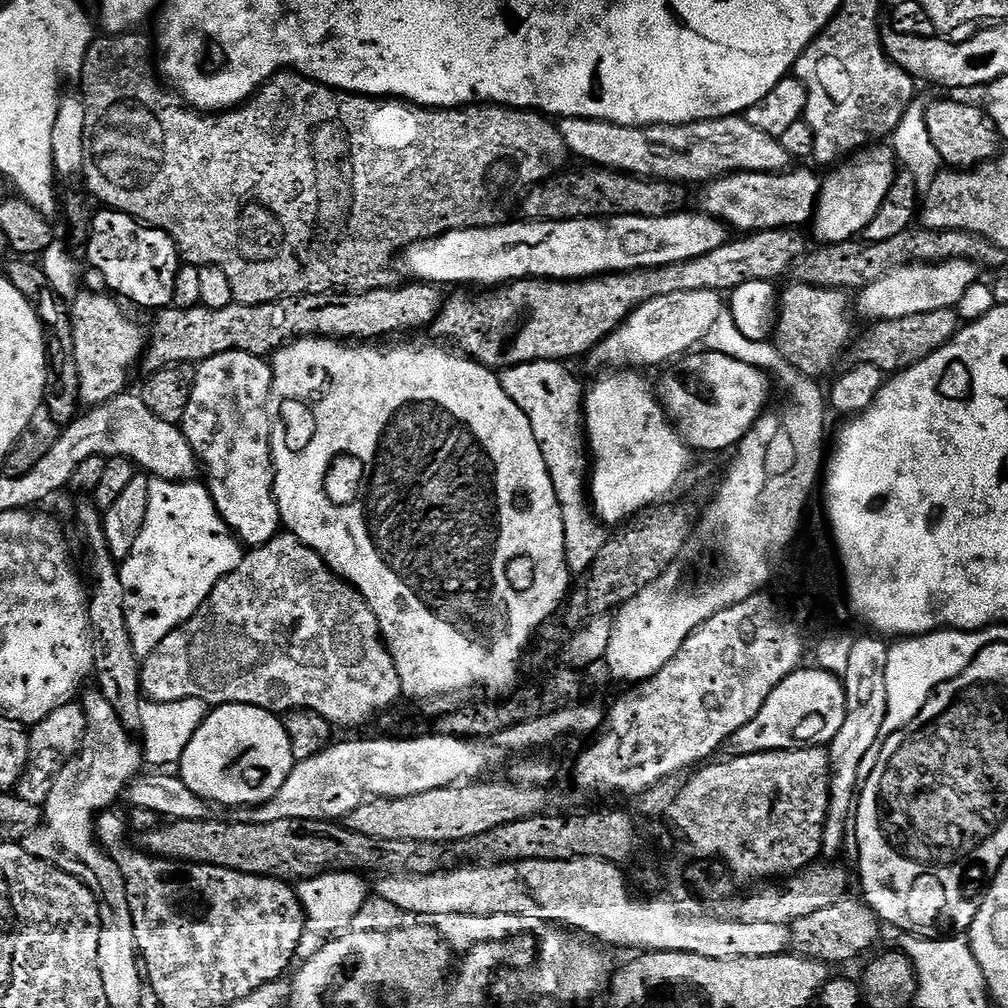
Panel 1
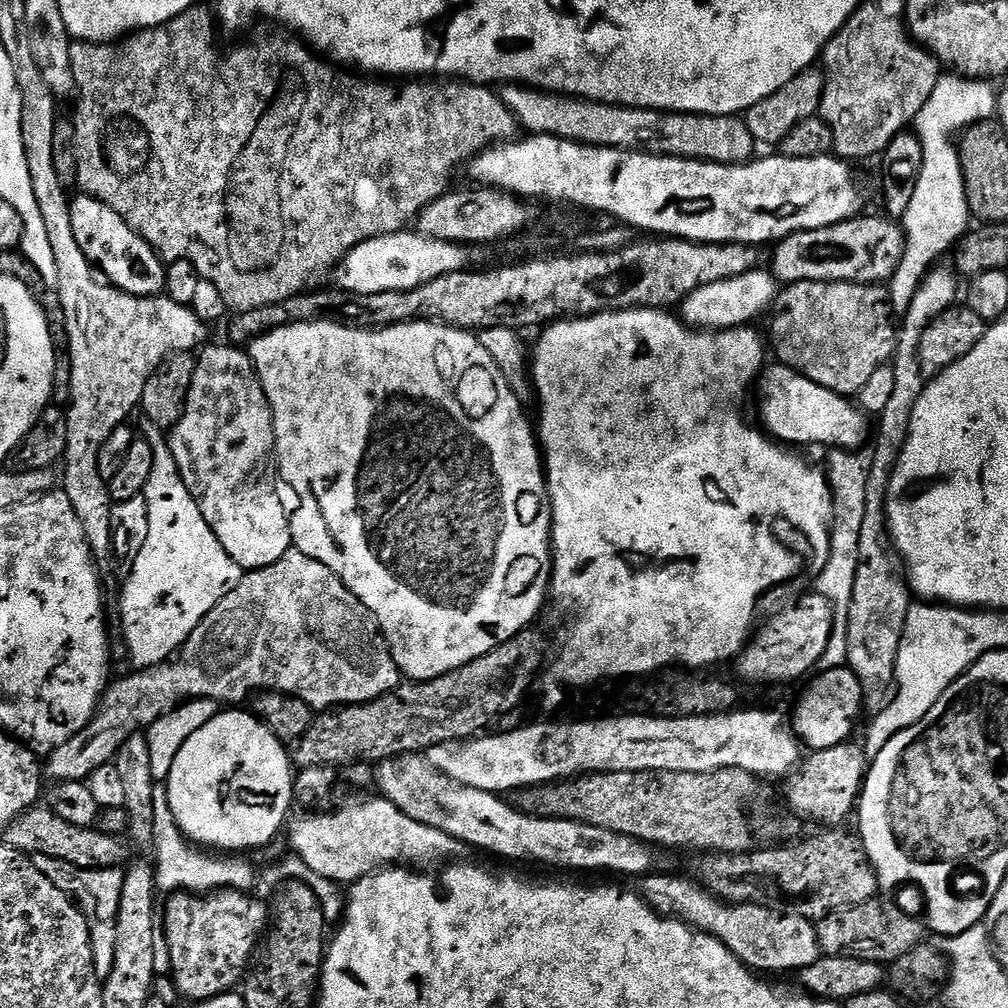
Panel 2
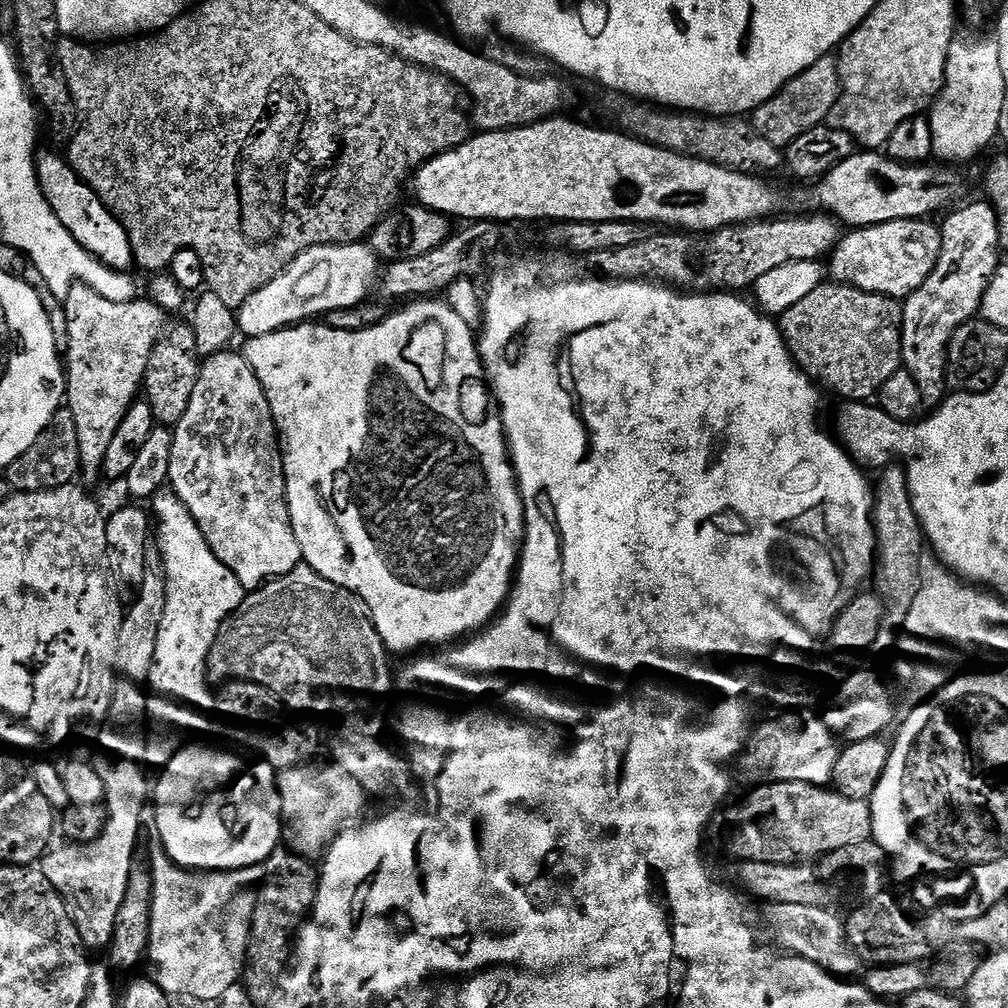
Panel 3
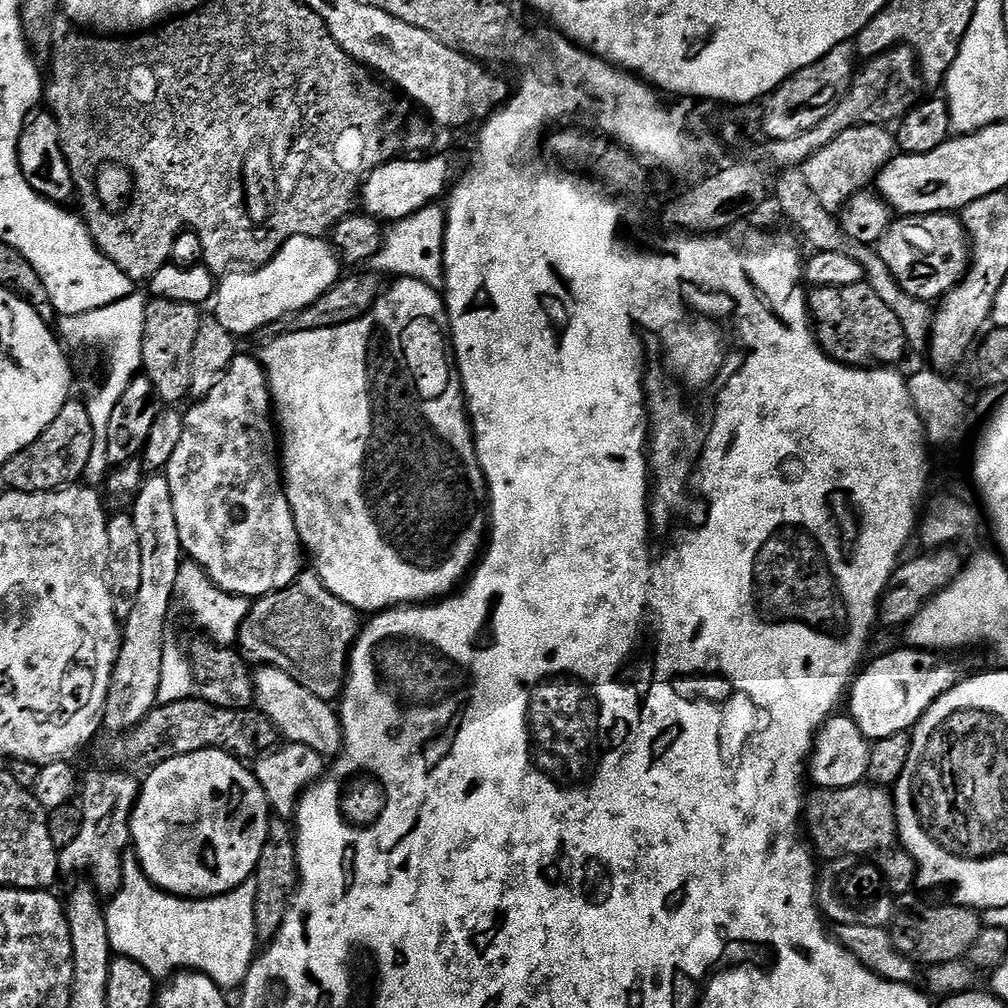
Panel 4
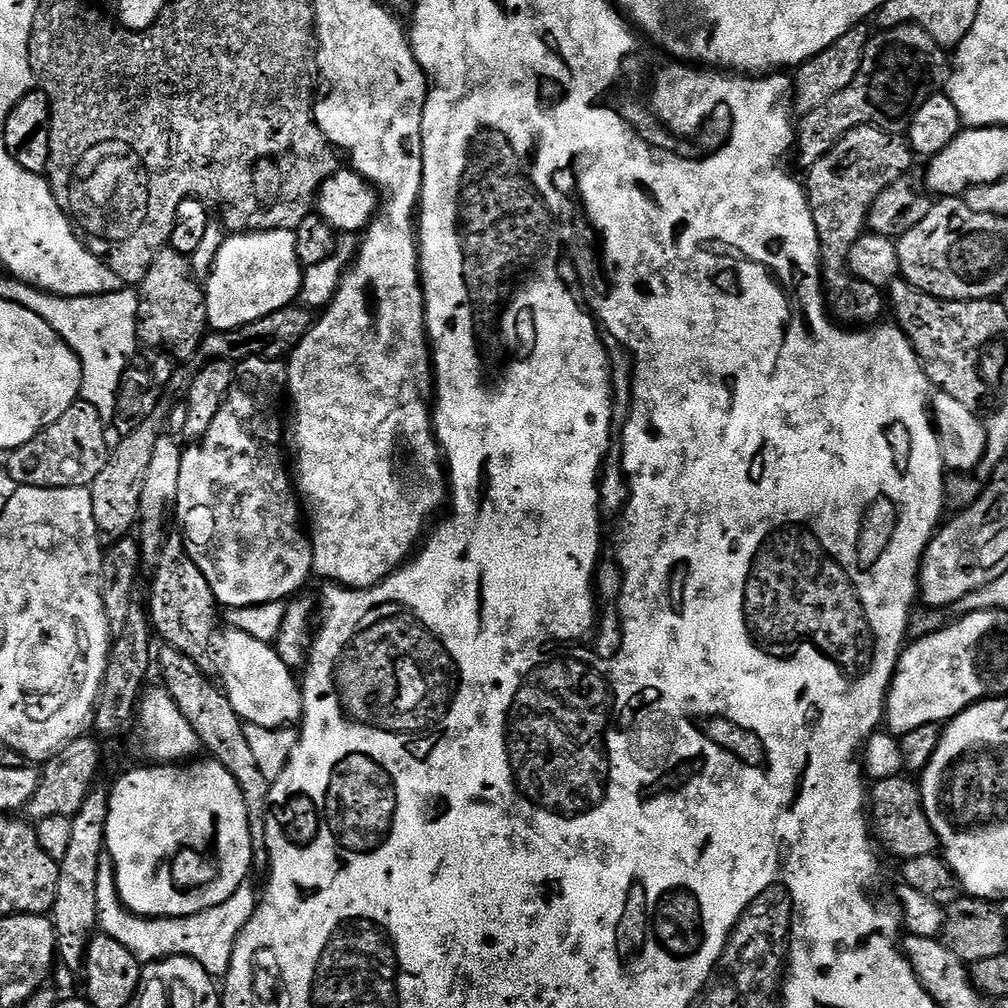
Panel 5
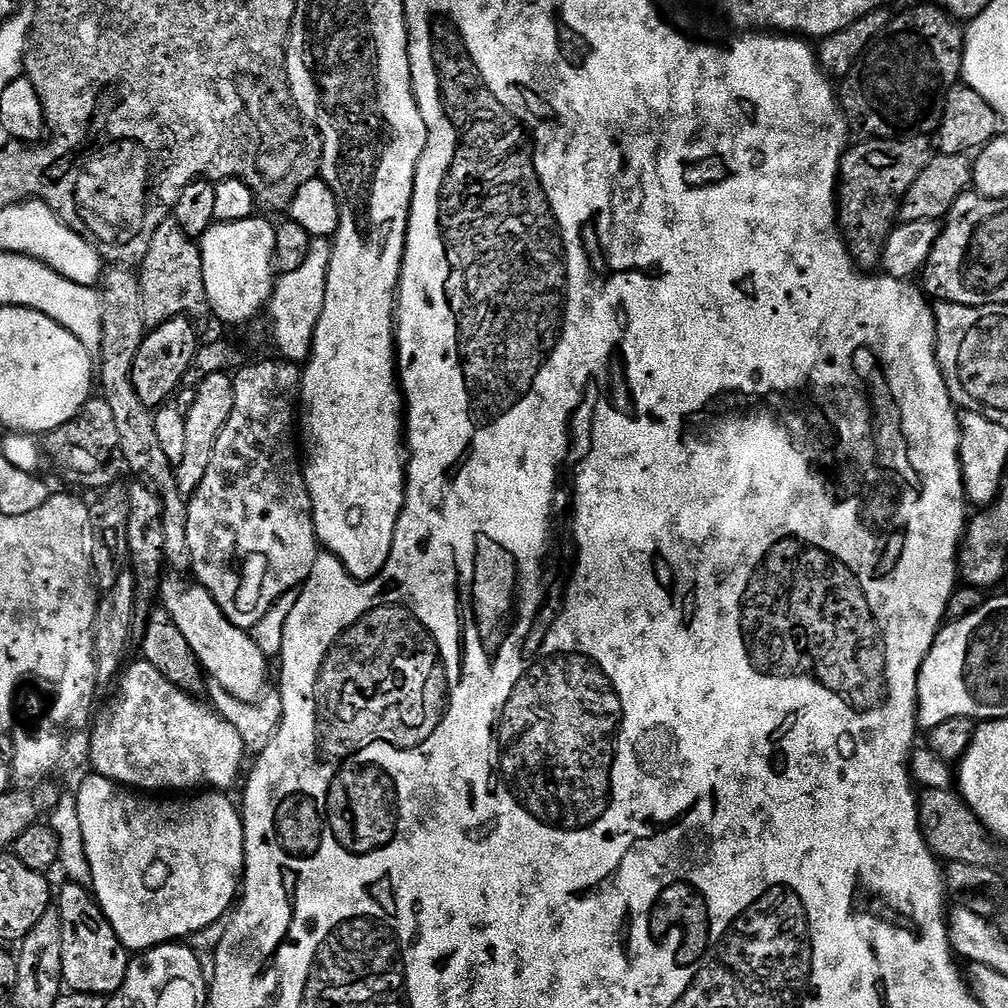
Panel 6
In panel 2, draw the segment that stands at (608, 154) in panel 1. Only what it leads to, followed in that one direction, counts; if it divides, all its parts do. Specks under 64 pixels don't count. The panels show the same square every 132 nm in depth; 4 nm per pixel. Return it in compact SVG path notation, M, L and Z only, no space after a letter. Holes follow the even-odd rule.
M504 84L499 94L502 102L511 109L519 127L533 136L553 136L595 148L621 148L651 156L679 156L681 160L704 160L708 164L746 164L758 151L756 140L740 116L699 116L693 112L627 108L621 104L603 104L597 100L582 100L578 96L564 96L560 92L545 92L543 88L530 88L526 84Z

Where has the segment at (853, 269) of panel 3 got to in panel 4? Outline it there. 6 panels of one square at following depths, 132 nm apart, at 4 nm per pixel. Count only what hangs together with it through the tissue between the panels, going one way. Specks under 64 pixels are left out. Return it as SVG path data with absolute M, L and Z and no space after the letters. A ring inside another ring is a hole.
M946 212L925 216L900 216L893 219L878 245L880 264L894 274L894 278L910 294L919 300L939 301L968 273L970 245L968 231L960 223L960 217Z

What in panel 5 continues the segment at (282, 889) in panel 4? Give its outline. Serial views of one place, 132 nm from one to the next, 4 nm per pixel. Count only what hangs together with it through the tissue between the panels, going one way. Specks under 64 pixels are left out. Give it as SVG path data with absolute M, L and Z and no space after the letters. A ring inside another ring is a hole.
M167 646L161 647L158 652L158 672L163 687L174 698L178 710L182 710L182 718L194 726L194 734L198 734L203 751L211 759L218 761L230 774L234 774L234 782L238 782L238 790L242 790L242 798L246 798L246 810L250 818L250 838L252 839L252 863L256 866L268 864L266 850L266 822L268 821L268 799L272 785L262 774L257 765L252 749L246 738L245 723L230 706L227 696L224 695L221 685L212 680L200 669L197 661L186 658L182 650L174 650Z

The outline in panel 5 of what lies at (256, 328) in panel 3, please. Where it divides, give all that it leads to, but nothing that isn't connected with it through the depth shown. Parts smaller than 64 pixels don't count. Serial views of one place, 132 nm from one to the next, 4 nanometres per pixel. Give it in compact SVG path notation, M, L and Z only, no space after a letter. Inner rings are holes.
M293 229L229 235L206 277L204 297L211 331L241 328L250 322L258 322L258 318L266 318L266 314L289 307L299 297L303 280Z

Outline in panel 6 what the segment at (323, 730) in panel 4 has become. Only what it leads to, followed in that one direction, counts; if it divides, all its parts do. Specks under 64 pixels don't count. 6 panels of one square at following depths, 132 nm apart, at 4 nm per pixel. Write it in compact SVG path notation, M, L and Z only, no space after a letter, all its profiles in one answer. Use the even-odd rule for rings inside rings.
M164 578L158 587L158 600L164 603L161 604L163 611L170 614L174 626L182 630L186 642L190 642L190 650L194 650L197 662L212 684L222 686L222 690L239 700L255 701L265 691L264 675L268 672L269 657L262 654L245 629L234 626L224 617L205 588L188 588L184 580Z

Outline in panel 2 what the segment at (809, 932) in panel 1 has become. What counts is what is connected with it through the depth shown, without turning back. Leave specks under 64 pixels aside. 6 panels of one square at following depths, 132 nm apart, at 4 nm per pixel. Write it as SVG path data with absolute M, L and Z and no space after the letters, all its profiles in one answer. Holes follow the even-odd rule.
M879 899L868 900L865 904L834 910L823 916L816 924L820 951L825 956L862 958L866 962L878 962L889 966L902 954L910 954L914 946L925 939L926 928L908 912L891 912Z

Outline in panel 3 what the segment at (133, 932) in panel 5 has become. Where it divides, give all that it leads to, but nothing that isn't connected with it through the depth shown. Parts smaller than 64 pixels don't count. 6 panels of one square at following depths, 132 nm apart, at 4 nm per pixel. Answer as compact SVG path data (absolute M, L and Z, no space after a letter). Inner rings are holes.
M145 813L143 828L150 861L152 898L150 942L146 957L148 977L172 998L182 996L202 1002L219 1003L225 991L243 979L245 954L249 946L250 922L253 920L257 890L265 878L263 865L236 868L234 871L197 872L176 866L162 846L155 813Z

